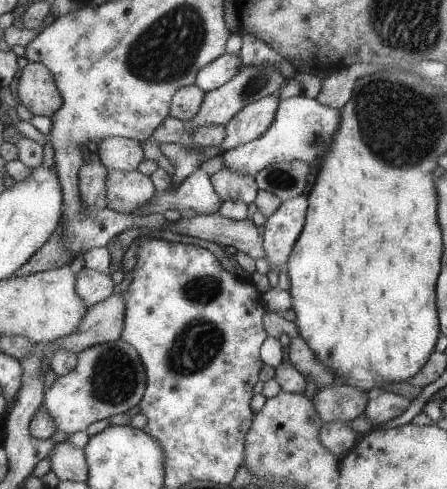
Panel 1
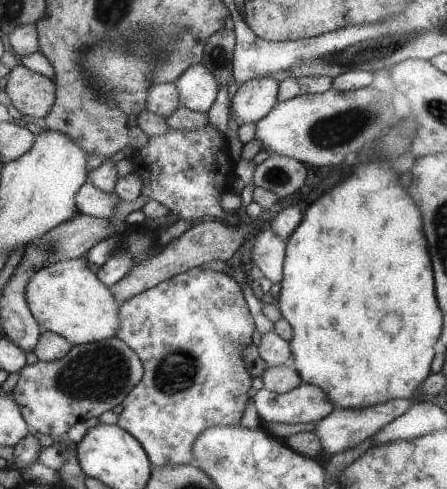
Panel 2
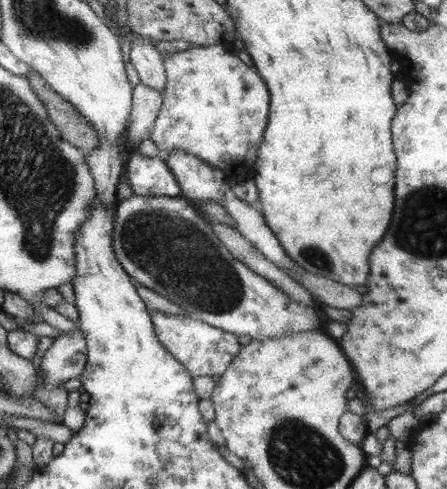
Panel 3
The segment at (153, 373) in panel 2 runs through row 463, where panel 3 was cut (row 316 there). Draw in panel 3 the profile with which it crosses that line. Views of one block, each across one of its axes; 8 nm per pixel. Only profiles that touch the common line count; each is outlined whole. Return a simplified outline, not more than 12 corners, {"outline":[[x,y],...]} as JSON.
{"outline":[[149,312],[157,340],[191,378],[221,376],[235,334],[185,314]]}

